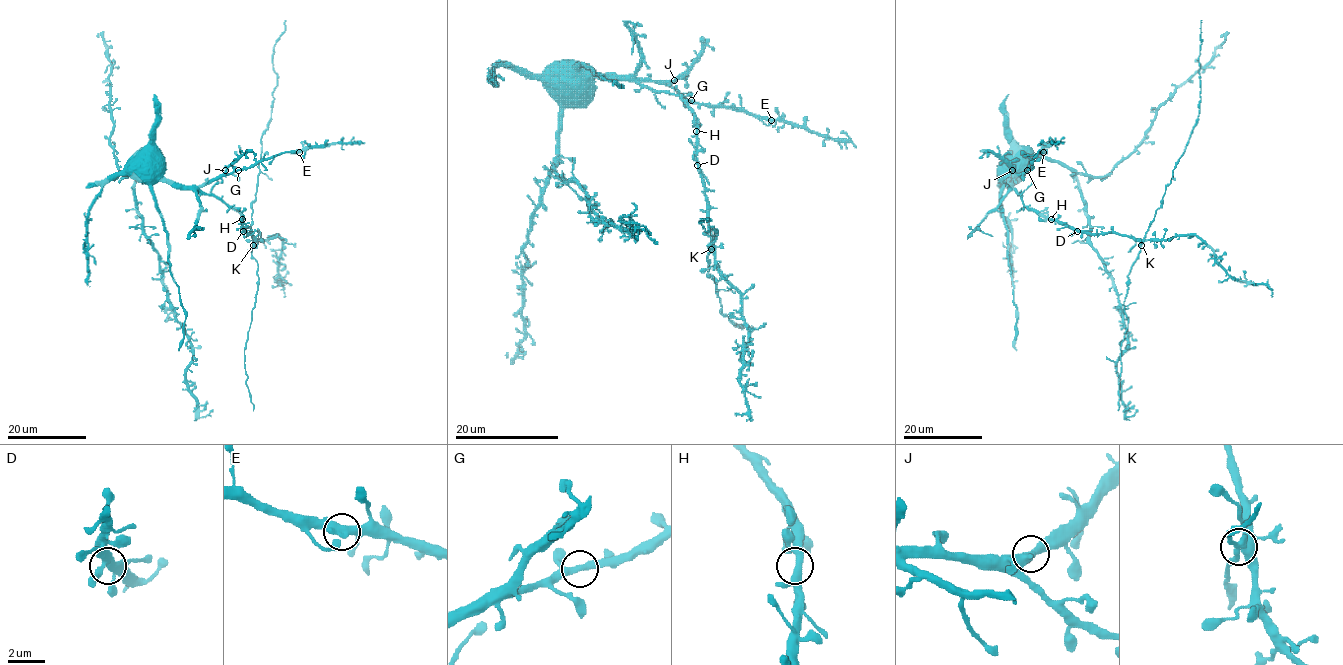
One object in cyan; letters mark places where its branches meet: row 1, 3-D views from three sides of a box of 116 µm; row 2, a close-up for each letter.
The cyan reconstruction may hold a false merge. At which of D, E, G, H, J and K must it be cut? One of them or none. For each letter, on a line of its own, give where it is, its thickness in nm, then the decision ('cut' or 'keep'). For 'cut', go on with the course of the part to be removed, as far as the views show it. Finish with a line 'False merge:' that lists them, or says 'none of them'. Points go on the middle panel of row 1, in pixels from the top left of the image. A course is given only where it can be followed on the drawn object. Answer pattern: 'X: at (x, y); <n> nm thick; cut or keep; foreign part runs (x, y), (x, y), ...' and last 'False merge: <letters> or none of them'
D: at (697, 165); 320 nm thick; keep
E: at (771, 120); 380 nm thick; keep
G: at (691, 100); 320 nm thick; keep
H: at (696, 131); 320 nm thick; keep
J: at (674, 80); 340 nm thick; keep
K: at (711, 249); 280 nm thick; keep
False merge: none of them

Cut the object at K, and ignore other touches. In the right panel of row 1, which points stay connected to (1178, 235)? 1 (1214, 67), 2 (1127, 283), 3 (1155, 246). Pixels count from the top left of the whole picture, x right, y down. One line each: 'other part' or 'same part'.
1: same part
2: other part
3: same part

